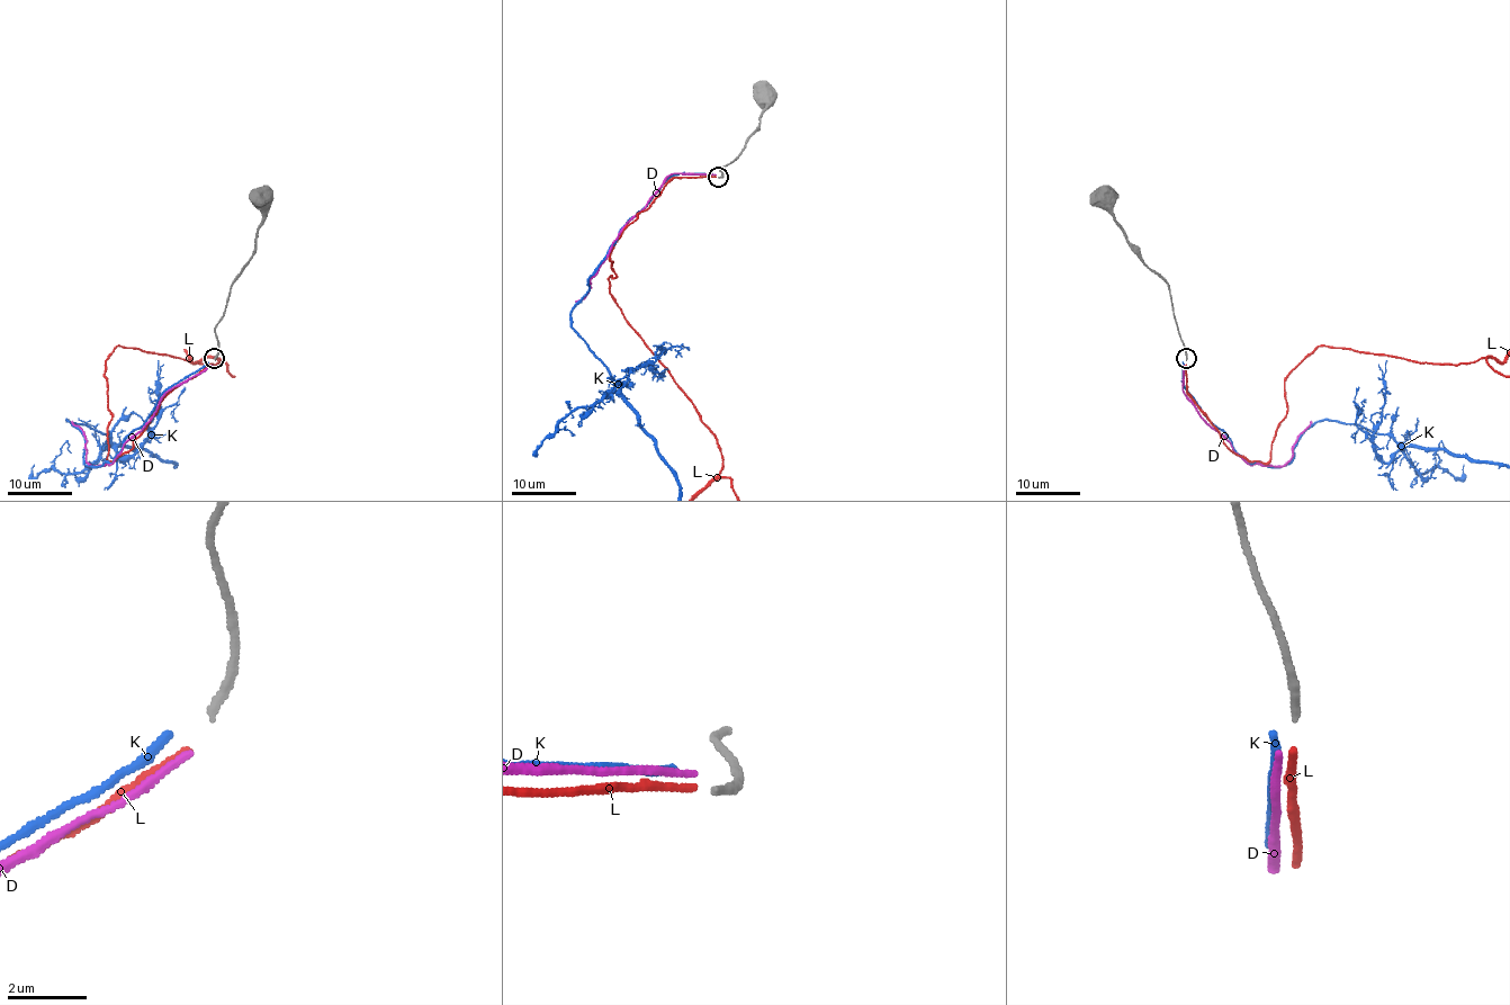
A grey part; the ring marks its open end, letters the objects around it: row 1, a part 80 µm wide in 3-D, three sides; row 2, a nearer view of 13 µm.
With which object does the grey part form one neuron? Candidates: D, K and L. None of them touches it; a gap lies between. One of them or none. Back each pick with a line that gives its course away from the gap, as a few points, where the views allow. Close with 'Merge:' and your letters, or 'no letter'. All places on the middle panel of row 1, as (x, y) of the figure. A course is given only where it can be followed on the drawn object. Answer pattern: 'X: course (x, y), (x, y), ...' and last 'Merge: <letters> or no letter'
Merge: no letter

